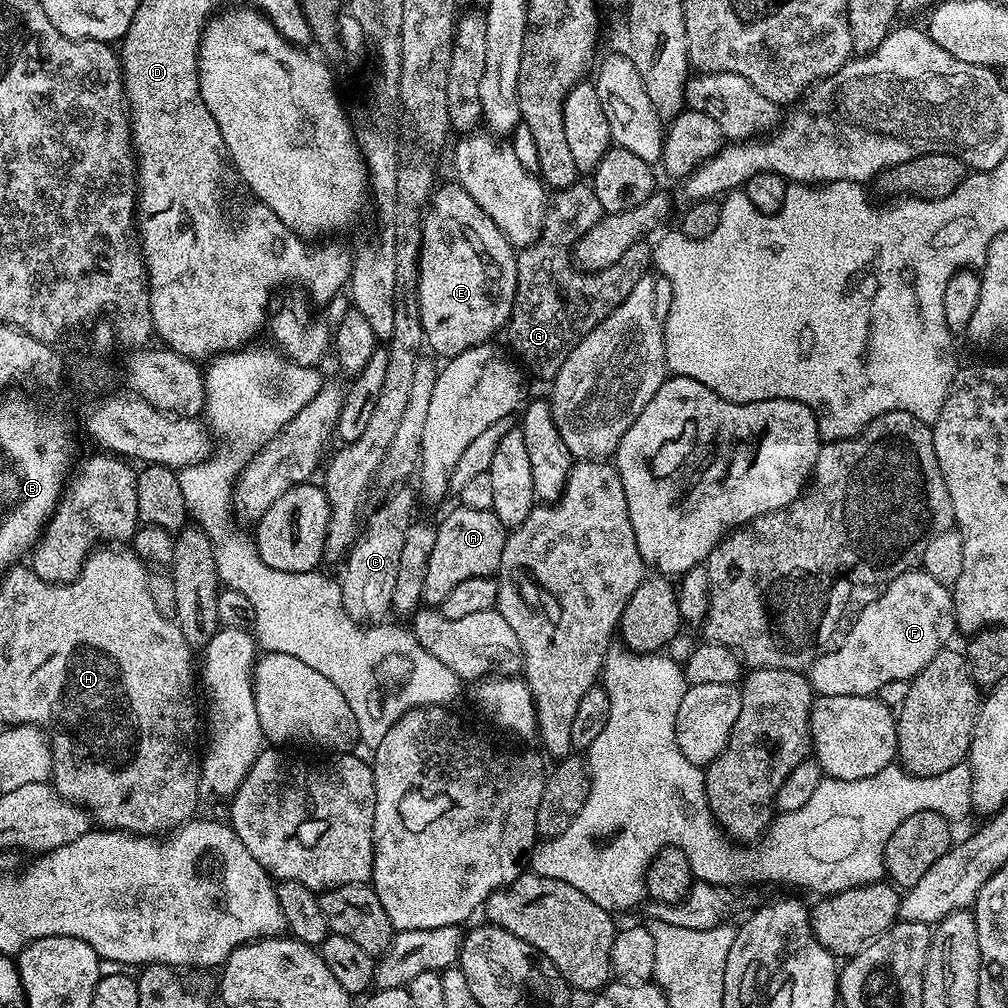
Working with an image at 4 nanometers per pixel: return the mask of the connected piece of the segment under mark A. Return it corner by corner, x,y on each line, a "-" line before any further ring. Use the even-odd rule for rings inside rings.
456,506
453,512
446,513
444,521
436,524
434,550
426,562
426,578
422,581
423,603
439,606
442,598
446,598
458,582
466,582
466,578
495,577
500,571
505,535
504,524
491,511

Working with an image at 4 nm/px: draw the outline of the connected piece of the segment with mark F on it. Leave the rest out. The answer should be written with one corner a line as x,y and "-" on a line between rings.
923,570
894,578
882,595
861,609
844,641
821,654
806,670
816,696
876,696
886,682
910,682
934,654
949,647
948,639
958,632
949,587

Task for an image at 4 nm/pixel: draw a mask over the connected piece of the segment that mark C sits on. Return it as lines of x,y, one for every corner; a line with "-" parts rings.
408,486
395,489
393,496
388,496
372,512
368,525
363,525
349,548
343,561
344,576
340,580
342,602
346,606
346,614
361,622
380,622
384,615
392,612
394,598
394,582
398,578
398,557
402,551
402,542
406,538
406,530
414,522
412,516
412,492

